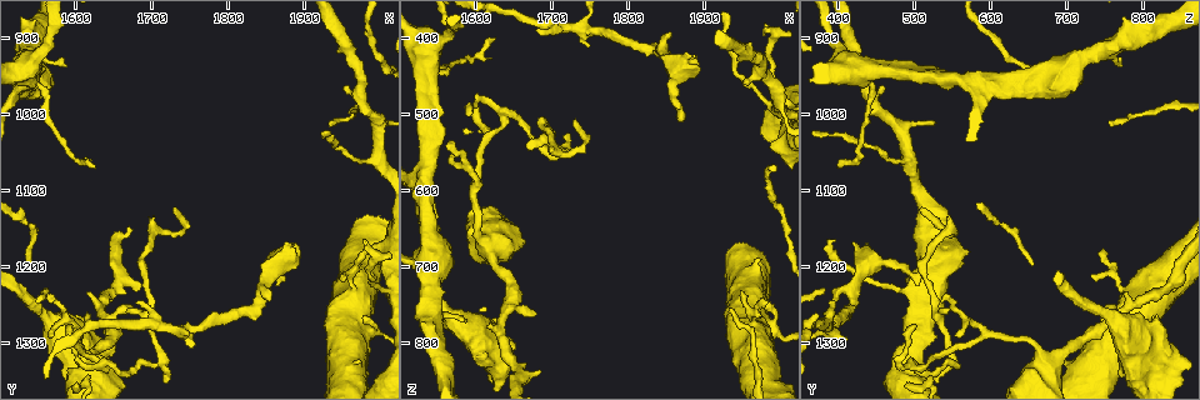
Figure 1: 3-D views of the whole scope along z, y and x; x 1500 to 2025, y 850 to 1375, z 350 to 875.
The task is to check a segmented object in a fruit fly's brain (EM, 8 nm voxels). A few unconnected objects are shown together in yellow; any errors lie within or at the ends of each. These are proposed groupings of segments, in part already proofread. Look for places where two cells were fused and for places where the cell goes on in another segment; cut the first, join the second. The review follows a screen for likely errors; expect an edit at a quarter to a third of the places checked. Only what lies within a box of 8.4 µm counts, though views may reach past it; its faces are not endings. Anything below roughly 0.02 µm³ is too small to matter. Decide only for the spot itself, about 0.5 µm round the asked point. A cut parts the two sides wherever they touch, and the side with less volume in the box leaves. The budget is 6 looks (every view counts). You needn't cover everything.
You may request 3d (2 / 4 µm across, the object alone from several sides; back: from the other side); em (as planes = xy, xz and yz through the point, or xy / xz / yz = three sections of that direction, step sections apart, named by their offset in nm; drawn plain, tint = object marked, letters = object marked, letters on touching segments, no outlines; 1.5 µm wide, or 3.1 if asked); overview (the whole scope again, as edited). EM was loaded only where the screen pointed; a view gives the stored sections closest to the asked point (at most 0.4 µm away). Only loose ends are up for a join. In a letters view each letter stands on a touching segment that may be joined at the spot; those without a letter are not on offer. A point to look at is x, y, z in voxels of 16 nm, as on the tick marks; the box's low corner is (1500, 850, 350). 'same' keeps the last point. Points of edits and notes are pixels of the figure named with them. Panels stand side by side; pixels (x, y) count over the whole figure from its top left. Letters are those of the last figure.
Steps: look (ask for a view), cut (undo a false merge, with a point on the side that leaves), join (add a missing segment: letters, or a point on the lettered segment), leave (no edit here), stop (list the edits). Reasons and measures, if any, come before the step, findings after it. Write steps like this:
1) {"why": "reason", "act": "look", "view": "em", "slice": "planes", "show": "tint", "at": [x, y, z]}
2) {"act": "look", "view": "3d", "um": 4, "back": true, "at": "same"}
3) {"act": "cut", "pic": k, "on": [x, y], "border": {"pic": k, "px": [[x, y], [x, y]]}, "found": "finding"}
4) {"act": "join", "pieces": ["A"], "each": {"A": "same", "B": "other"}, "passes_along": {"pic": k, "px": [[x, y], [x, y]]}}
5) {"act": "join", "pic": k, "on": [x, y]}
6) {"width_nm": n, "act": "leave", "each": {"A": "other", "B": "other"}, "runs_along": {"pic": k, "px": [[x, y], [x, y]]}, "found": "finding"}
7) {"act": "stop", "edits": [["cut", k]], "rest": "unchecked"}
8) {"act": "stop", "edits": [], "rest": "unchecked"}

{"why": "tapers out", "act": "look", "view": "3d", "um": 4, "back": true, "at": [1865, 1225, 510]}

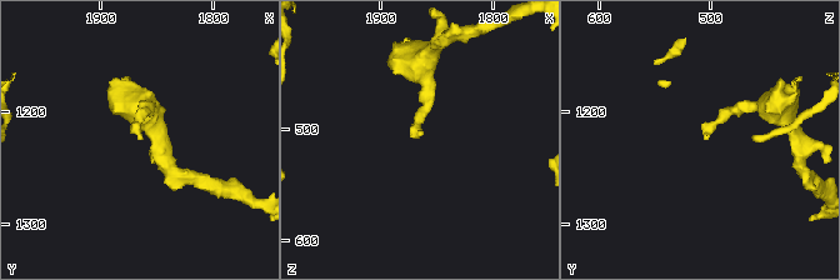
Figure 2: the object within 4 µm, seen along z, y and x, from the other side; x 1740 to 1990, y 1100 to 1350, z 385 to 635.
{"act": "look", "view": "em", "slice": "yz", "step": 4, "show": "letters", "at": [1864, 1222, 508]}

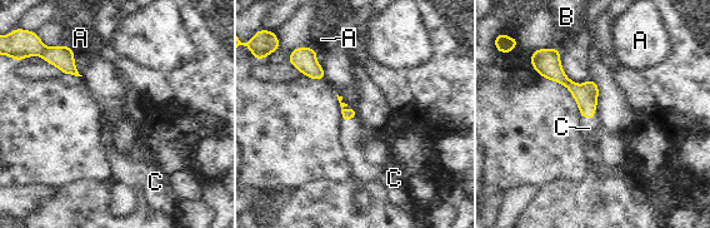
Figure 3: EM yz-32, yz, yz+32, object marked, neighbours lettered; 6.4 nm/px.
{"why": "another direction", "act": "look", "view": "em", "slice": "xy", "step": 8, "show": "letters", "at": "same"}

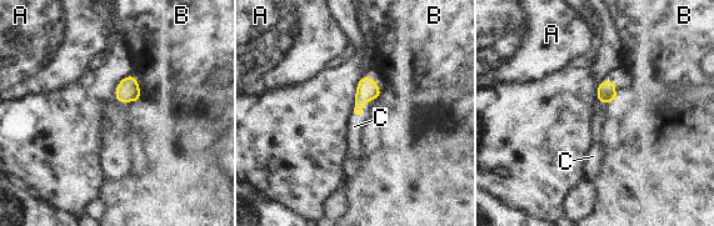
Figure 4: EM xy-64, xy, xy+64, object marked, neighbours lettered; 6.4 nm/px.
{"act": "join", "pieces": ["C"], "each": {"A": "other", "B": "other", "C": "same"}, "found": "the cell continues"}

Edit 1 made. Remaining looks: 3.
{"why": "redraw", "act": "look", "view": "overview"}

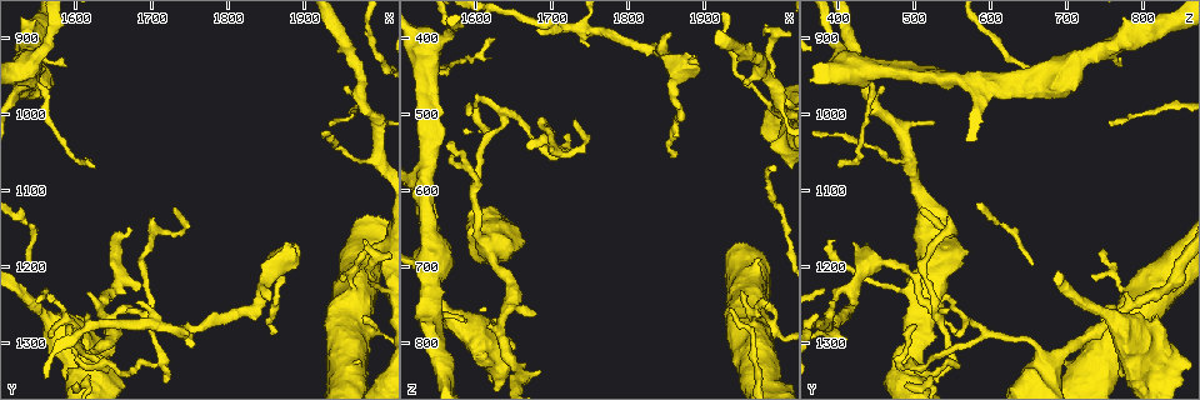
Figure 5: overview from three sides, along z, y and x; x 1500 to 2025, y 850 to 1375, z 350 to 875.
{"why": "branch stops here", "act": "look", "view": "3d", "um": 2, "at": [1625, 1070, 400]}

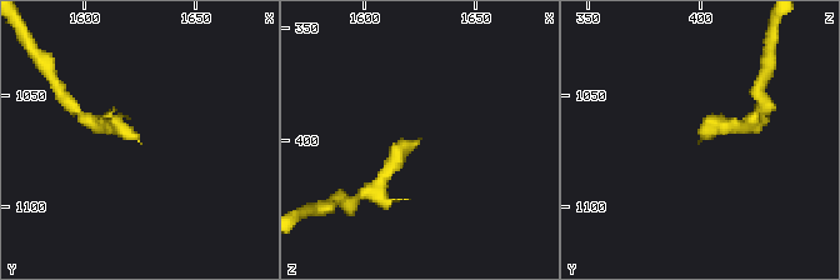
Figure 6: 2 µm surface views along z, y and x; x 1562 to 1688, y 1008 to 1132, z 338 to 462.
{"why": "shape alone is not enough", "act": "look", "view": "em", "slice": "yz", "step": 4, "show": "letters", "at": [1624, 1070, 400]}

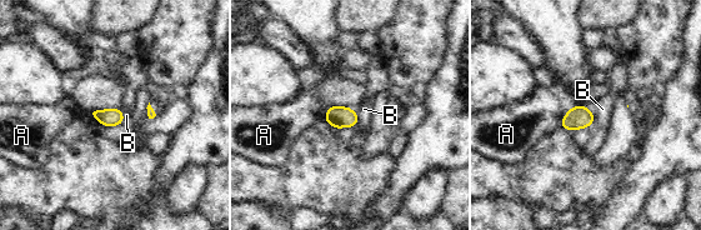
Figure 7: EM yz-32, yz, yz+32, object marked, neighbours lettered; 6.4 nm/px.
{"act": "leave", "each": {"A": "other", "B": "other"}, "border": {"pic": 7, "px": [[574, 105], [559, 124]]}, "found": "no lettered segment goes on from it"}

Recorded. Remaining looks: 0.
{"act": "stop", "edits": [["join", 4]], "rest": "unchecked"}

